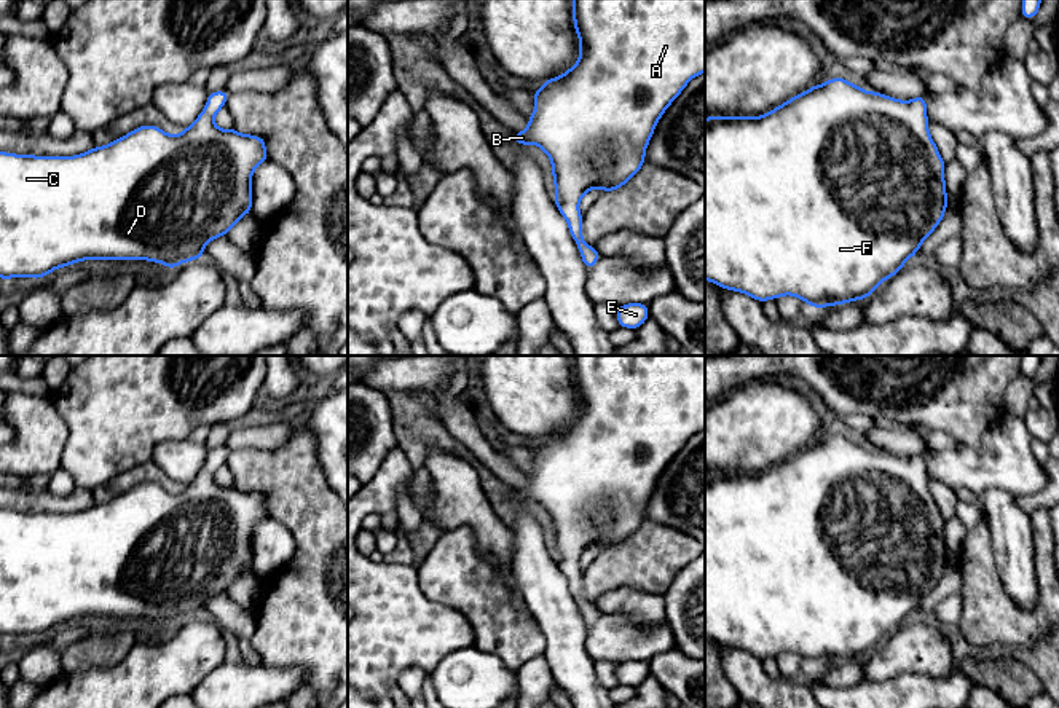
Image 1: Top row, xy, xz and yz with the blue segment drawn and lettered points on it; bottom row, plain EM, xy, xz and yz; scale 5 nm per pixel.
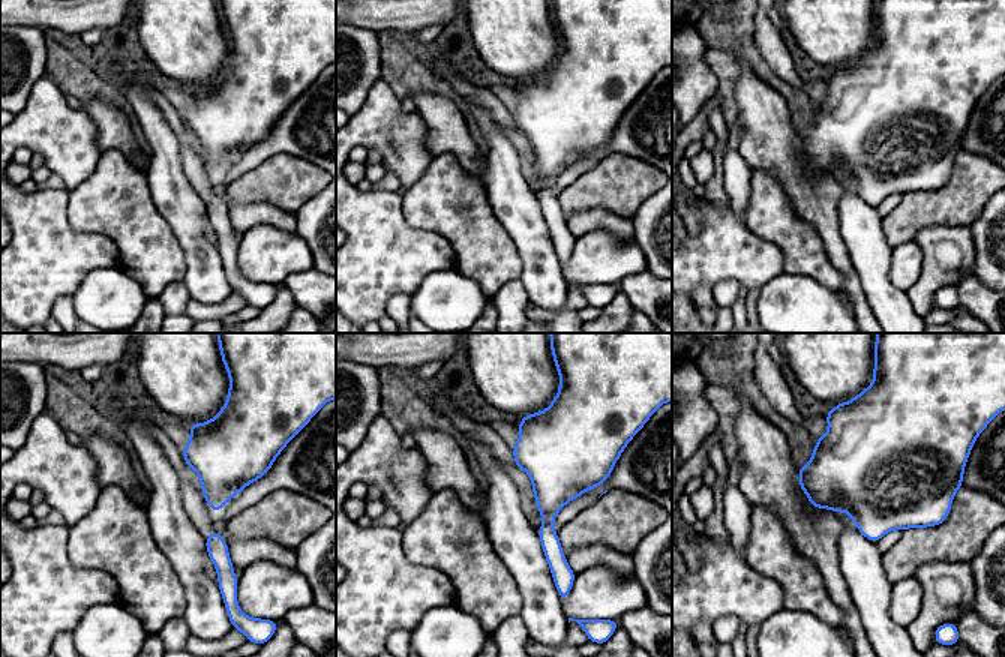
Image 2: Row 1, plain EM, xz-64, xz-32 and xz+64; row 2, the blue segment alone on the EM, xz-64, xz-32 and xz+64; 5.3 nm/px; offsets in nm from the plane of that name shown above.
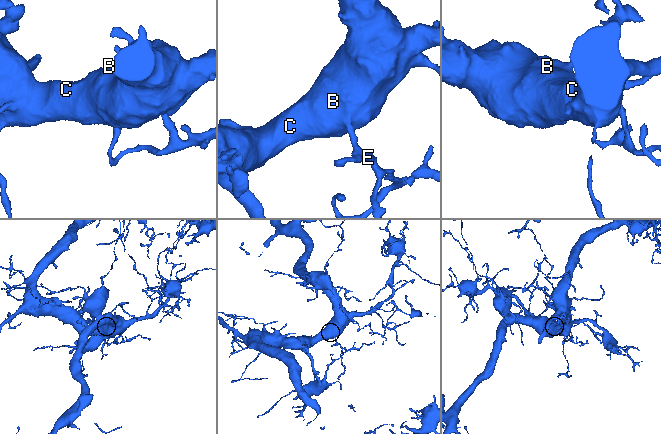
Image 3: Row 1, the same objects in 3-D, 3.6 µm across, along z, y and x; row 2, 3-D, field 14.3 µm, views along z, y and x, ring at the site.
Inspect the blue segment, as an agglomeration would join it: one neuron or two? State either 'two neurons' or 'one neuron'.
one neuron

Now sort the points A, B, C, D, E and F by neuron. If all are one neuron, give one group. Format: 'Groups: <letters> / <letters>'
Groups: A B C D E F

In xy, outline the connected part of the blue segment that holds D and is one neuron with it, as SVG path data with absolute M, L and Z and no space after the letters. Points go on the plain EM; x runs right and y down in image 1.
M225 446L209 450L206 464L188 485L180 486L180 493L166 491L155 482L145 482L108 502L94 502L89 509L73 513L37 513L0 509L0 636L43 636L57 625L85 617L147 617L174 627L185 619L203 616L209 598L226 593L241 574L252 571L252 531L258 521L270 518L263 493L239 491L234 485L223 488L215 483L214 474L226 464L228 454L230 451Z

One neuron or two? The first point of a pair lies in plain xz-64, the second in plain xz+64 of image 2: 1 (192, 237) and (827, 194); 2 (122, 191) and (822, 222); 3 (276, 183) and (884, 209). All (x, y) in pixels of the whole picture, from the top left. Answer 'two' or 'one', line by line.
1: two
2: two
3: two

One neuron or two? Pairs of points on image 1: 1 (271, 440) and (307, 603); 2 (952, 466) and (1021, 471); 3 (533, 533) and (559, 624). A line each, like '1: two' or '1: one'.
1: two
2: one
3: one

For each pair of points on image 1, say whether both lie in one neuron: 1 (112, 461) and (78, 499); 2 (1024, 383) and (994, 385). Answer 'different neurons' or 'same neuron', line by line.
1: different neurons
2: different neurons

